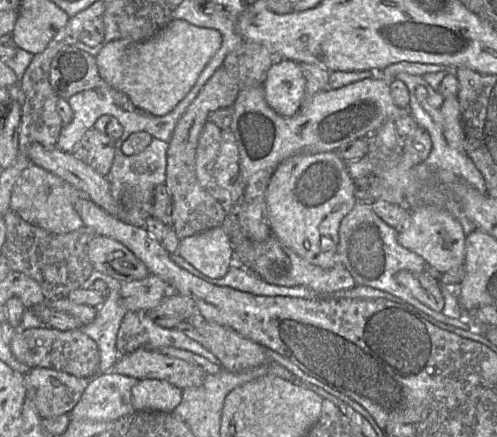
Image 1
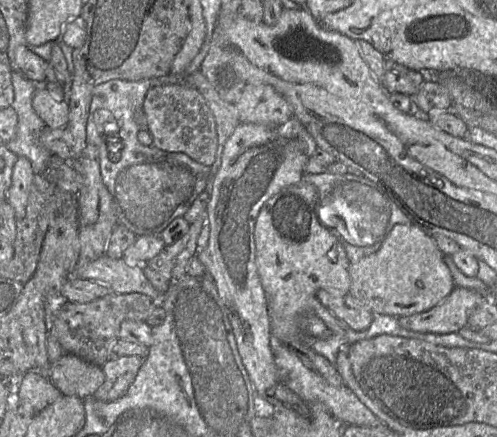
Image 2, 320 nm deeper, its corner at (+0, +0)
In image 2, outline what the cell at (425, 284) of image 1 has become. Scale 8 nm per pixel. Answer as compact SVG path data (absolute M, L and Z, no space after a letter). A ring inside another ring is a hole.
M396 224L373 254L350 266L349 293L374 314L408 316L431 309L455 288L444 254L417 224Z

